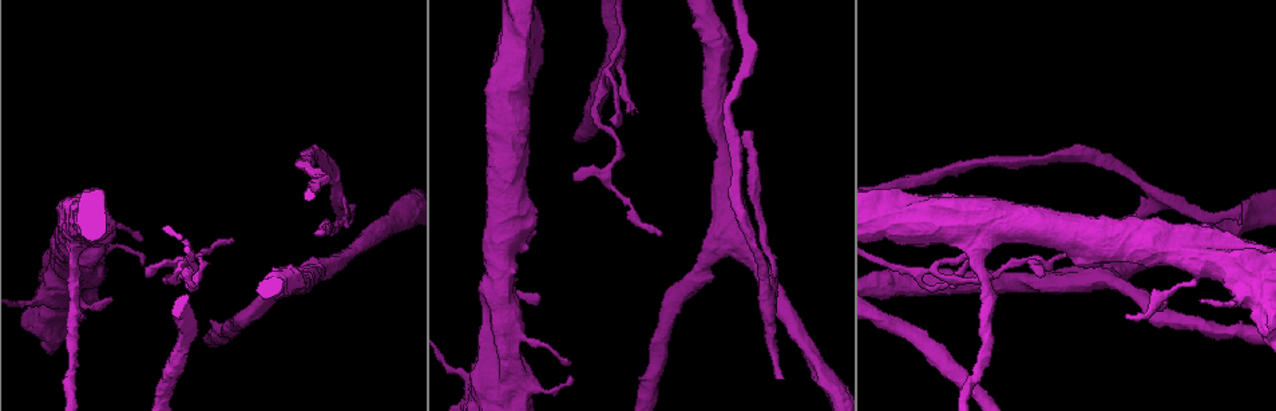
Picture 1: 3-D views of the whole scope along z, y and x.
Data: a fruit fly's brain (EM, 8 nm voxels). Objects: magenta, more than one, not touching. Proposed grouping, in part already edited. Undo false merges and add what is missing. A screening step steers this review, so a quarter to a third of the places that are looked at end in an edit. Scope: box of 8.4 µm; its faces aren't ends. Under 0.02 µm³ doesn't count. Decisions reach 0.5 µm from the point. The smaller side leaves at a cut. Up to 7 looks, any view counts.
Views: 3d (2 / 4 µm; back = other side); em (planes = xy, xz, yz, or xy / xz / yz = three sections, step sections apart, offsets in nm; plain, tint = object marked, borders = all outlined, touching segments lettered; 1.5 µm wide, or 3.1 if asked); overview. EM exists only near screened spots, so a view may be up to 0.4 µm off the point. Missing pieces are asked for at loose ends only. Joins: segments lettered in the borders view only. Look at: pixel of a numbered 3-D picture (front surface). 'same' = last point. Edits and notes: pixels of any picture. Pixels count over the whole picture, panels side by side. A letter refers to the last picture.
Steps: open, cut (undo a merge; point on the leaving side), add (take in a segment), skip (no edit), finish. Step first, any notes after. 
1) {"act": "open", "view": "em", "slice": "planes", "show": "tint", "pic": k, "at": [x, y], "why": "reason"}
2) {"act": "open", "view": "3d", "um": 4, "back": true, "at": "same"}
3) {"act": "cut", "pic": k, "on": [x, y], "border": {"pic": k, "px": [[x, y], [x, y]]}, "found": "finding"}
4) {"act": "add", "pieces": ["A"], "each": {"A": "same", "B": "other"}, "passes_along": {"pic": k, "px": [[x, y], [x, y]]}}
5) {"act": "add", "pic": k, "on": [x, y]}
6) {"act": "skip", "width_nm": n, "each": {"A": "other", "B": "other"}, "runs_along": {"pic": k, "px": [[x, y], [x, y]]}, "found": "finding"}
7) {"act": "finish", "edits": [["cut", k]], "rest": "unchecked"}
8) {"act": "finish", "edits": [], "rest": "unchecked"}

{"act": "open", "view": "em", "slice": "xy", "step": 8, "show": "tint", "pic": 1, "at": [631, 107], "why": "touches itself"}

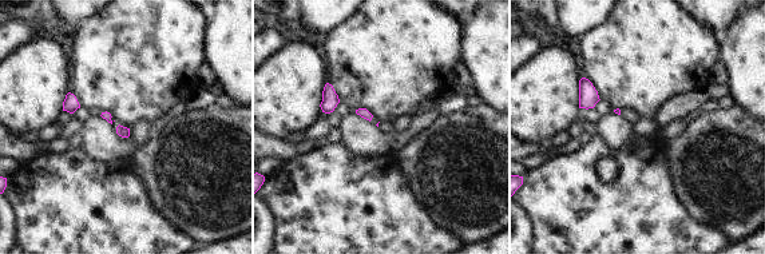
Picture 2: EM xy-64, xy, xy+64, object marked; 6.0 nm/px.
{"act": "open", "view": "em", "slice": "planes", "show": "borders", "at": "same"}

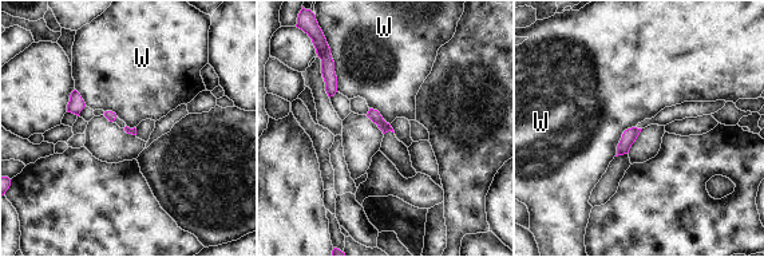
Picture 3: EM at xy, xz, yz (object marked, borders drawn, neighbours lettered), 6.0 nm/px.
{"act": "skip", "each": {"W": "other"}, "border": {"pic": 3, "px": [[329, 51], [333, 59], [337, 91]]}, "found": "all the same neuron"}

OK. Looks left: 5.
{"act": "open", "view": "em", "slice": "planes", "show": "borders", "pic": 1, "at": [140, 264], "why": "an open end"}

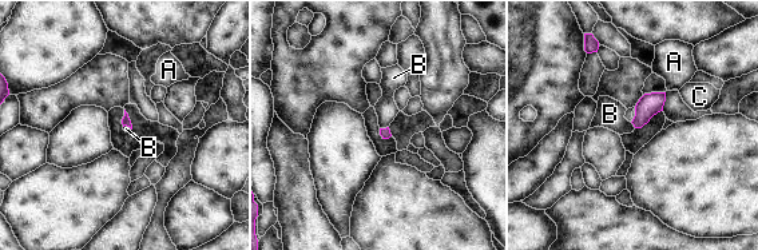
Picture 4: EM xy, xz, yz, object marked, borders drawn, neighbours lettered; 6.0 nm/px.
{"act": "add", "pieces": ["B"], "longest_contact_nm": ["B", 60], "each": {"A": "other", "B": "same", "C": "other"}, "passes_along": {"pic": 4, "px": [[385, 133], [384, 129], [387, 110]]}, "found": "the neuron continues"}

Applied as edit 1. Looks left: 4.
{"act": "open", "view": "overview"}

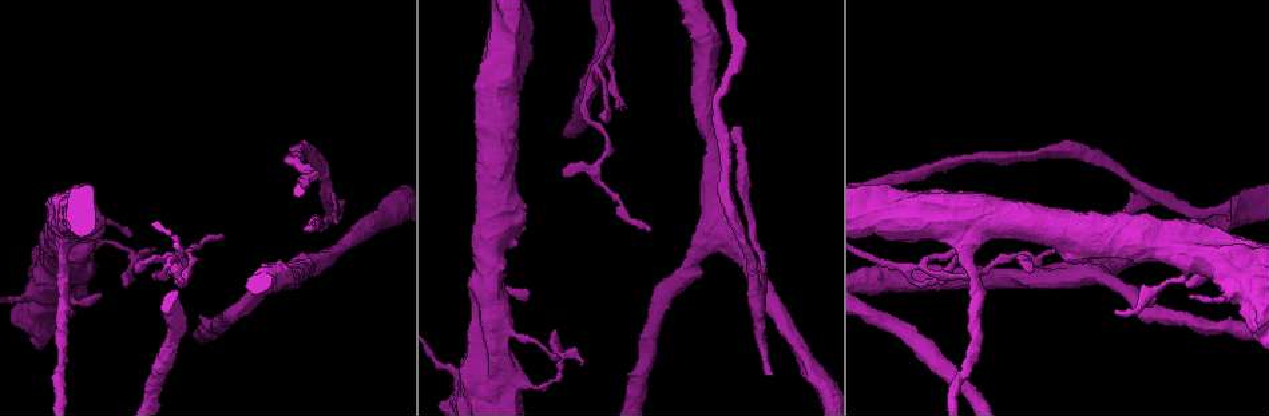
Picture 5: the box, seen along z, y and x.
{"act": "open", "view": "3d", "um": 2, "pic": 5, "at": [338, 220], "why": "branch stops here"}

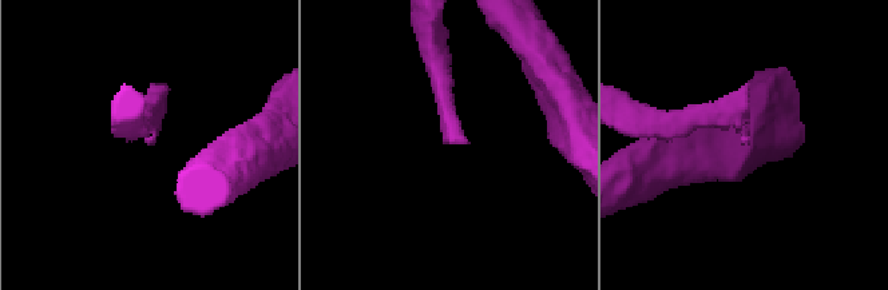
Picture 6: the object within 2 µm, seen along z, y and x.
{"act": "open", "view": "em", "slice": "planes", "show": "borders", "pic": 6, "at": [749, 143], "why": "shape alone is not enough"}

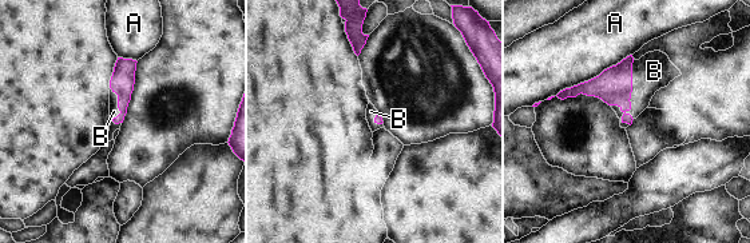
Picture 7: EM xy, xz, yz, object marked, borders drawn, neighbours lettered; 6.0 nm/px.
{"act": "add", "pieces": ["B"], "each": {"A": "other", "B": "same"}, "passes_along": {"pic": 7, "px": [[614, 86], [630, 94], [654, 71]]}, "found": "the neuron continues"}

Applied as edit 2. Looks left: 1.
{"act": "finish", "edits": [["add", 4], ["add", 7]], "rest": "unchecked"}

